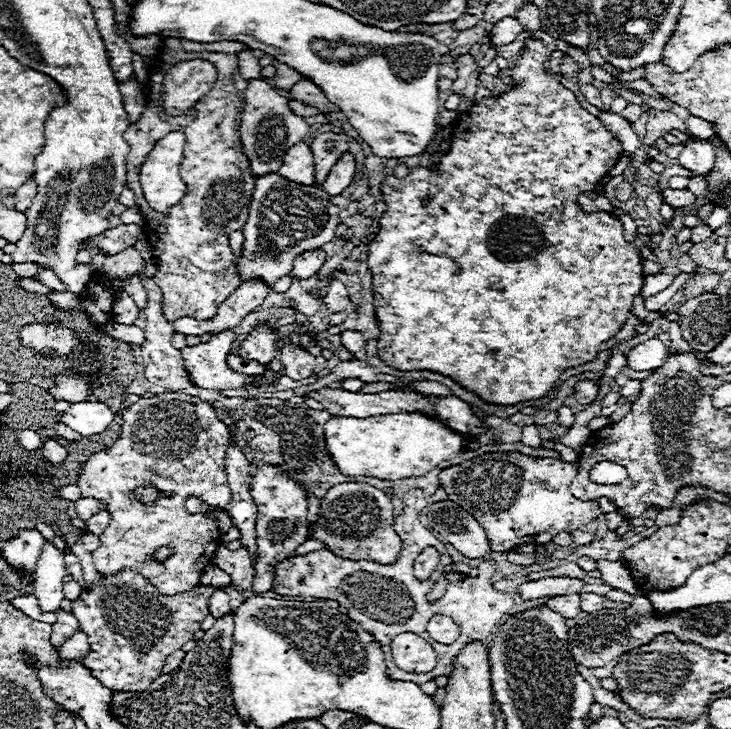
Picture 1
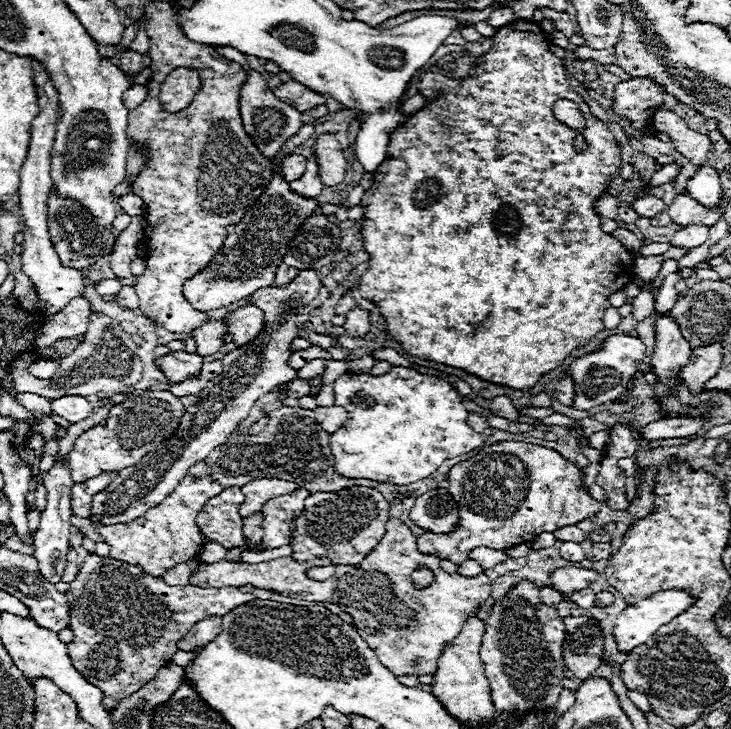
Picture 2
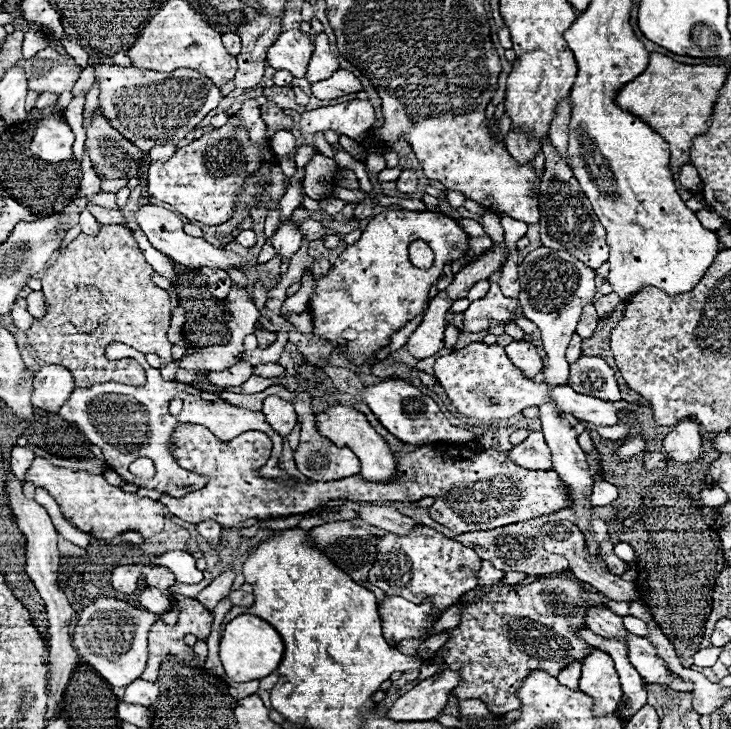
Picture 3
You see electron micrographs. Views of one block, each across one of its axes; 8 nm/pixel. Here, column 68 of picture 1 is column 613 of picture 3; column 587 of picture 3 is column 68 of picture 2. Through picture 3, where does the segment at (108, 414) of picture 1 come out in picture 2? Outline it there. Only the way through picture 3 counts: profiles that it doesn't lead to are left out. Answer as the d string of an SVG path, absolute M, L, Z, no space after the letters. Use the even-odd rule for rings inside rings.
M62 396L50 402L52 402L52 412L66 418L72 424L88 418L94 410L92 404L84 396Z

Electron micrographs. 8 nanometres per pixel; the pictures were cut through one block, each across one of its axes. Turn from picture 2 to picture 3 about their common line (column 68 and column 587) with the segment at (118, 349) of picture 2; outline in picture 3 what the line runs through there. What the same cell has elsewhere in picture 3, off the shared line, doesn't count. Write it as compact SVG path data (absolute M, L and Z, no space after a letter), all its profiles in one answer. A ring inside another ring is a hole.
M582 354L574 364L570 364L568 384L580 394L594 394L594 398L606 398L606 402L622 400L614 370L600 356Z

